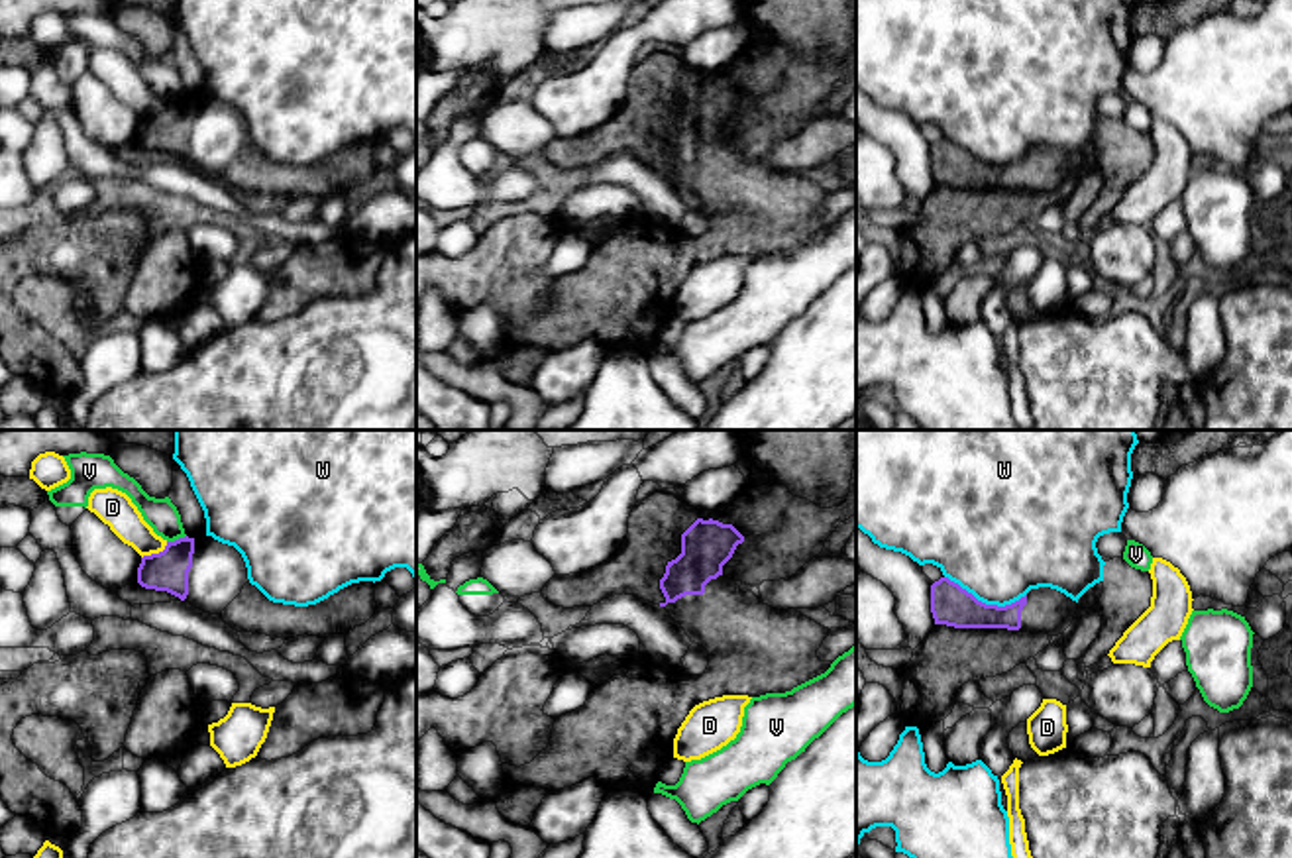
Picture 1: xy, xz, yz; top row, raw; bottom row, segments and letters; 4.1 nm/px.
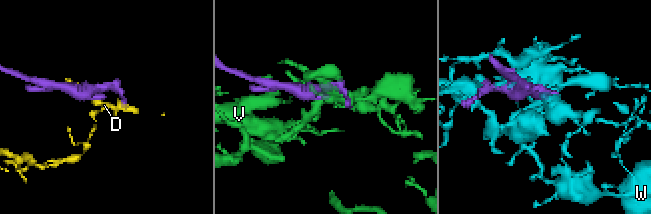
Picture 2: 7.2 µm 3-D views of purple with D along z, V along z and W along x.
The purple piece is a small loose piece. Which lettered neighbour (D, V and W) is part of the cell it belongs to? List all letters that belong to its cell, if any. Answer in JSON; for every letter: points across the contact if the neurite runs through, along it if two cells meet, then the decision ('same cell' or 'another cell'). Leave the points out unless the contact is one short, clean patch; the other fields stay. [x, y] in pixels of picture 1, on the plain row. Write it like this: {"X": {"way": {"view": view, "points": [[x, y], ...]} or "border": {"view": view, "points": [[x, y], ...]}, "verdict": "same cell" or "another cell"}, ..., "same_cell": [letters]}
{"D": {"verdict": "another cell"}, "V": {"verdict": "another cell"}, "W": {"verdict": "another cell"}, "same_cell": []}

